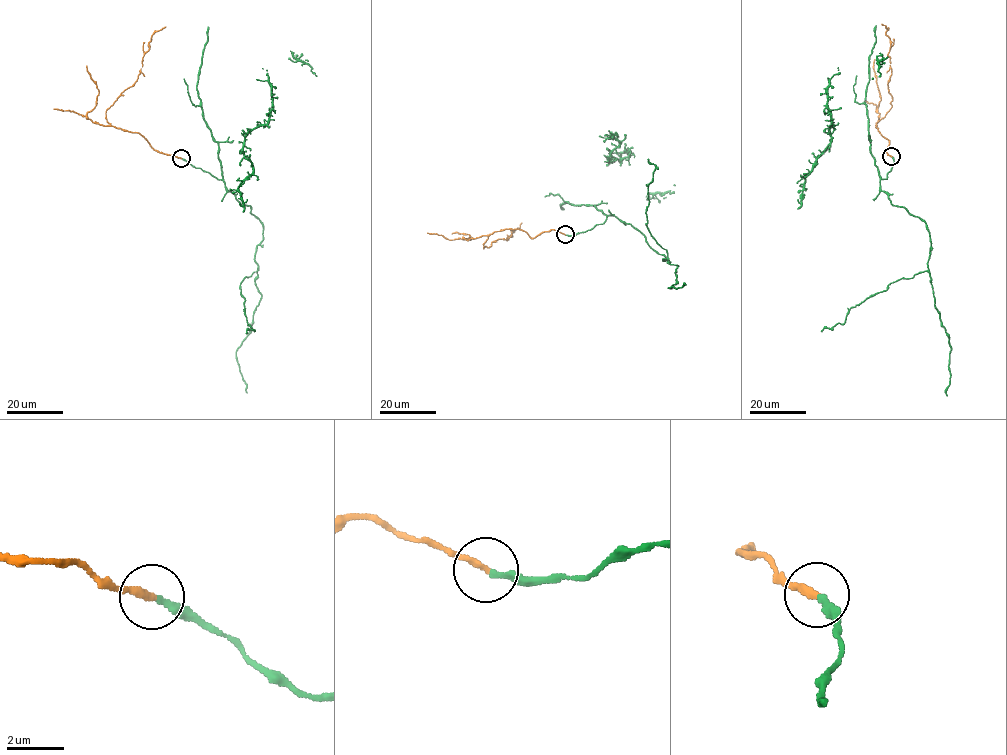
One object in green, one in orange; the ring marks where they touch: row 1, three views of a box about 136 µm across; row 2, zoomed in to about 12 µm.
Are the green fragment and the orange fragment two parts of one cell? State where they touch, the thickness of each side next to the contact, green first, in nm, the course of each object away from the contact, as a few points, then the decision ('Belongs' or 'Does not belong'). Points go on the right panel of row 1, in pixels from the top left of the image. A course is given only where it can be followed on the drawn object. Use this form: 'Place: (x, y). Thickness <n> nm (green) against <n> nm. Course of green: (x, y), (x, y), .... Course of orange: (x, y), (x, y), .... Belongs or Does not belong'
Place: (891, 156). Thickness 220 nm (green) against 220 nm. Course of green: (892, 156), (881, 189), (928, 230), (928, 272), (951, 348), (947, 396). Course of orange: (892, 156), (884, 152), (889, 141), (876, 126), (890, 109), (892, 97), (887, 85), (890, 39), (881, 24). Belongs

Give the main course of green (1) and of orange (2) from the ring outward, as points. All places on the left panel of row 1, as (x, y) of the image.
1: (181, 158), (223, 181), (263, 227), (254, 259), (261, 300), (236, 351), (247, 393)
2: (181, 158), (159, 152), (139, 133), (110, 124), (105, 114), (137, 80), (151, 36), (166, 27)

